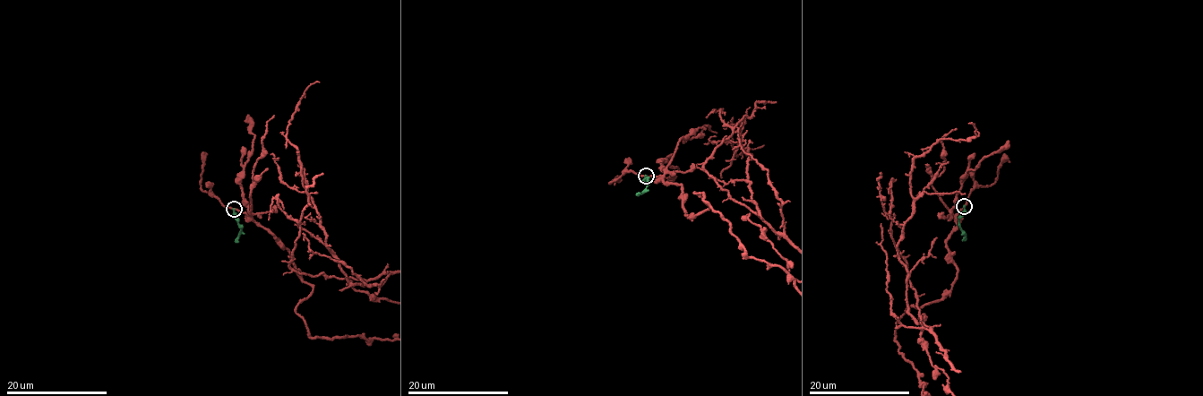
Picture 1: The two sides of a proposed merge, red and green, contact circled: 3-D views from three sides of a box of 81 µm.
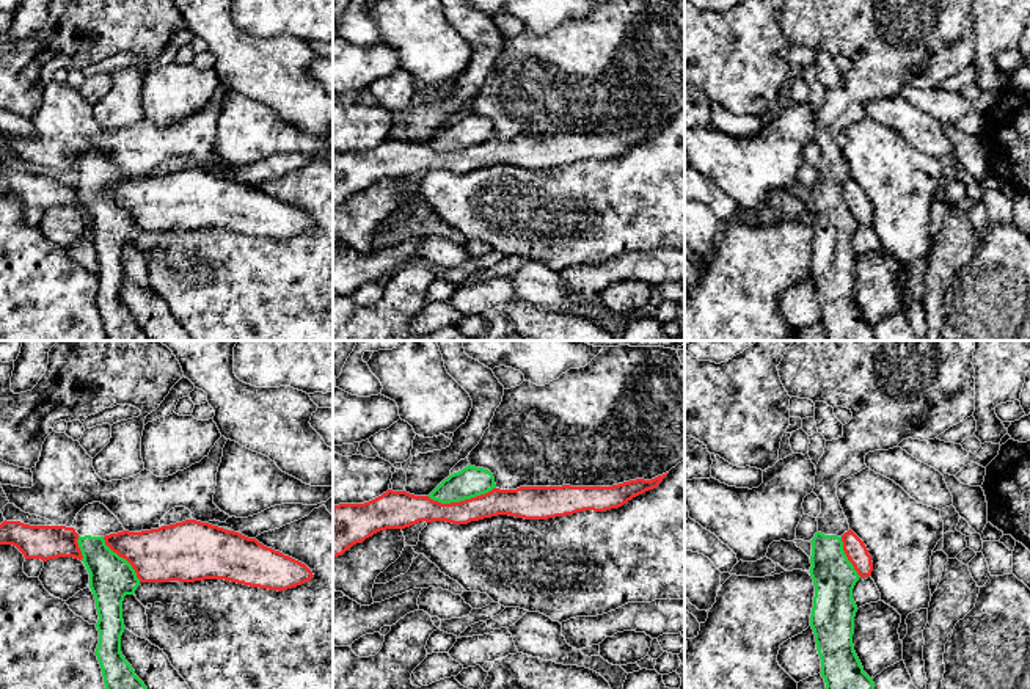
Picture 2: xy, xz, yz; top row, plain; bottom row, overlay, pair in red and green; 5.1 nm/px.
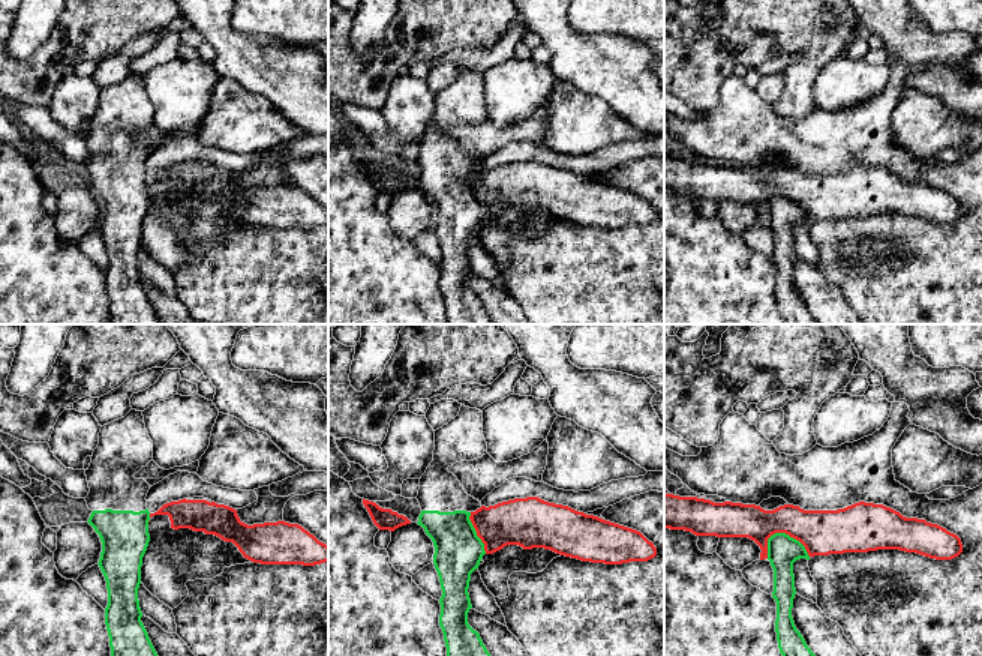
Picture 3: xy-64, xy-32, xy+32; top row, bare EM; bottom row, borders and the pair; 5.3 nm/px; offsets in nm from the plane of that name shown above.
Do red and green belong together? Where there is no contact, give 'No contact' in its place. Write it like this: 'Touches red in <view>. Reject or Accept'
Touches red in xz. Reject

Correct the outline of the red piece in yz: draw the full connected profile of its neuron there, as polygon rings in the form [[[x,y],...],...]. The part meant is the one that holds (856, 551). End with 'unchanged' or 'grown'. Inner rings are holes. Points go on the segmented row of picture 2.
[[[849,529],[842,535],[843,551],[860,578],[871,576],[873,562],[864,541]]]; unchanged

